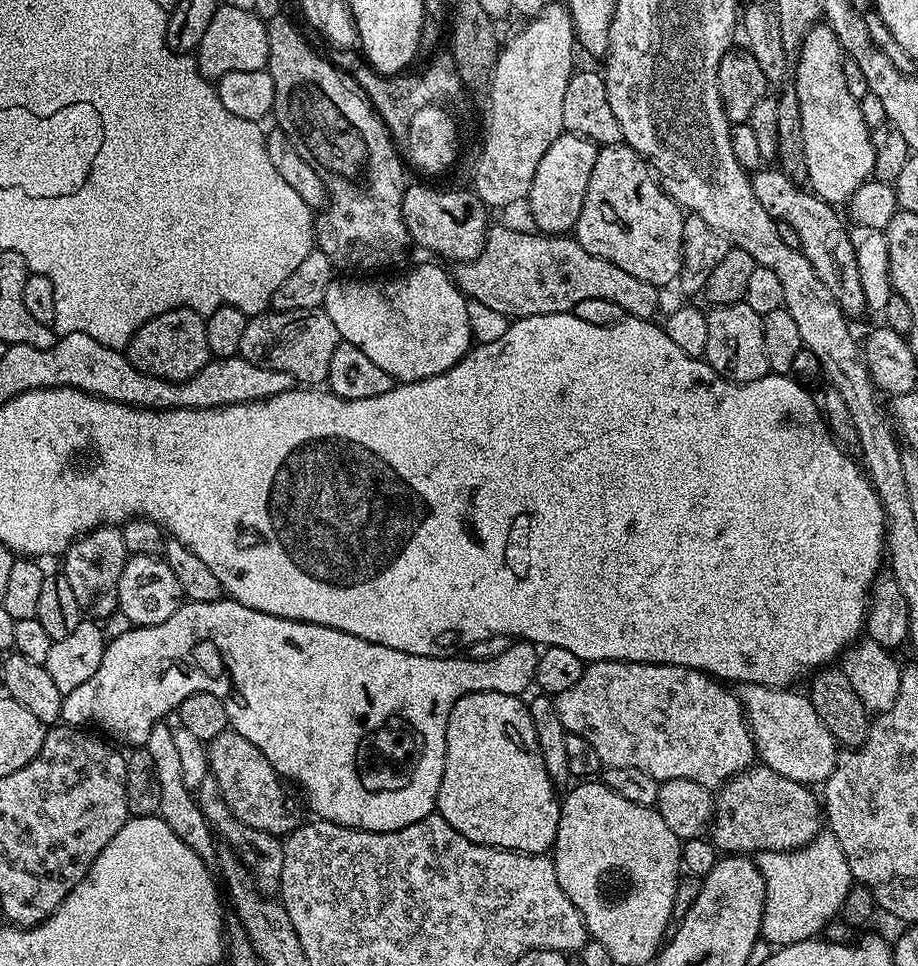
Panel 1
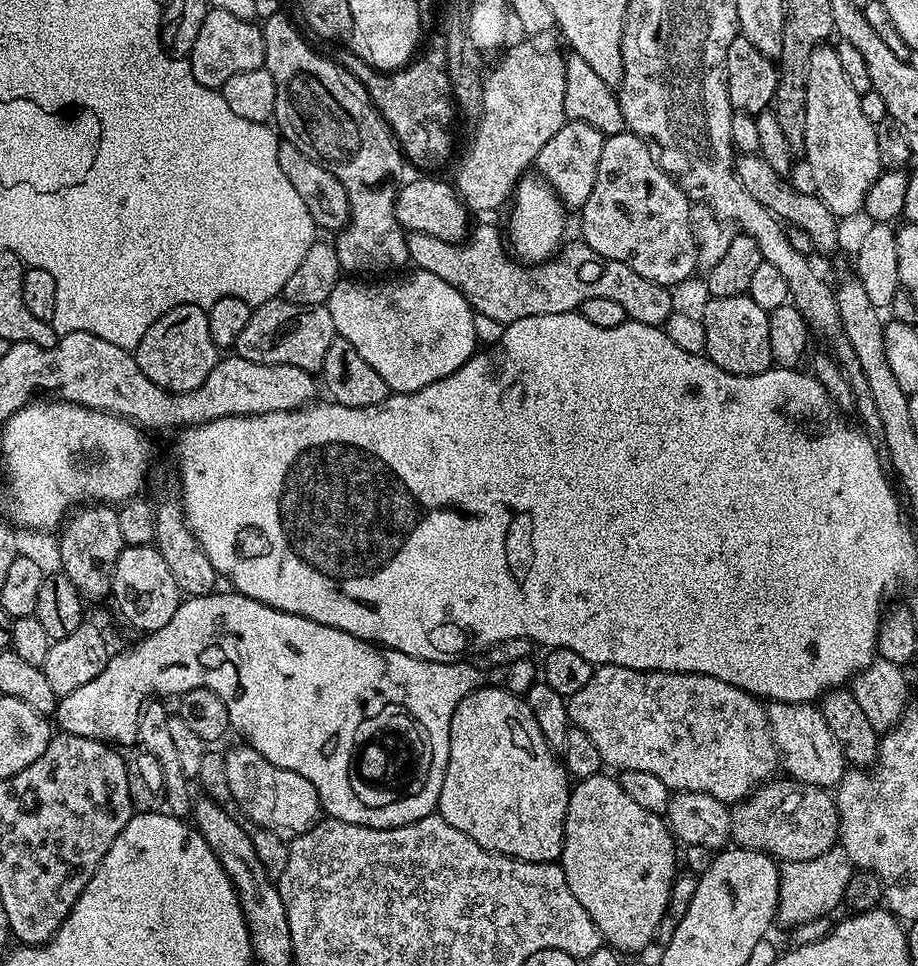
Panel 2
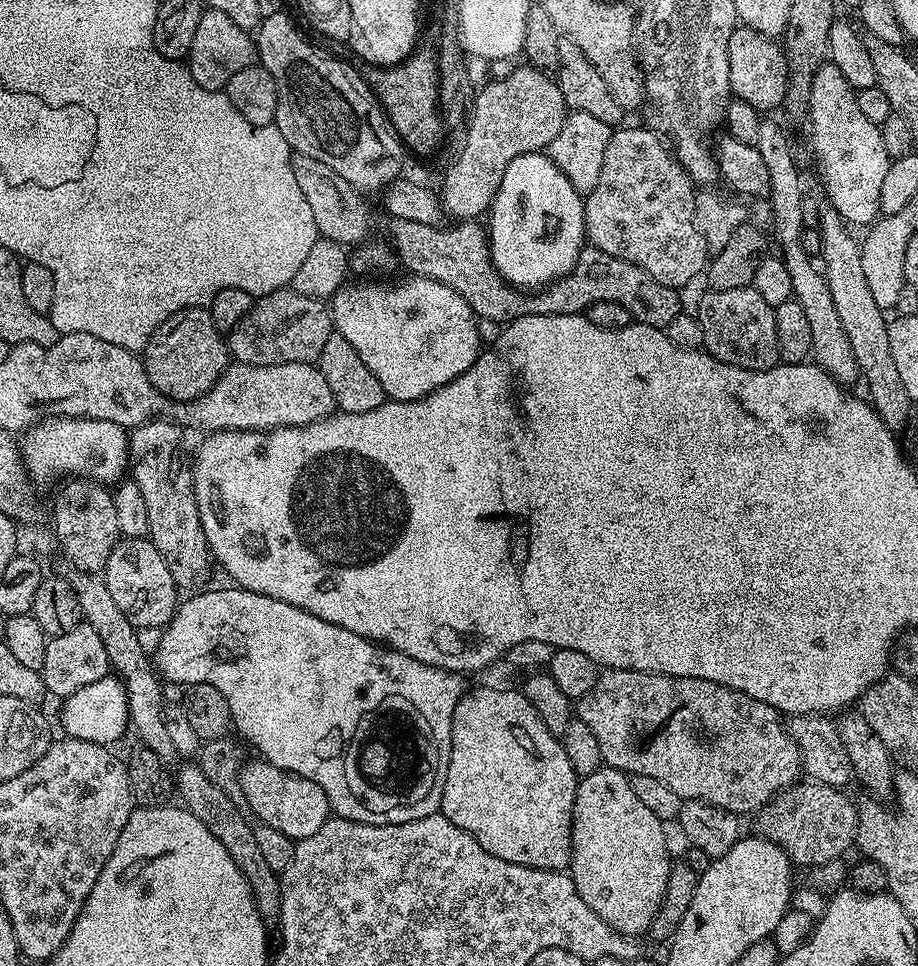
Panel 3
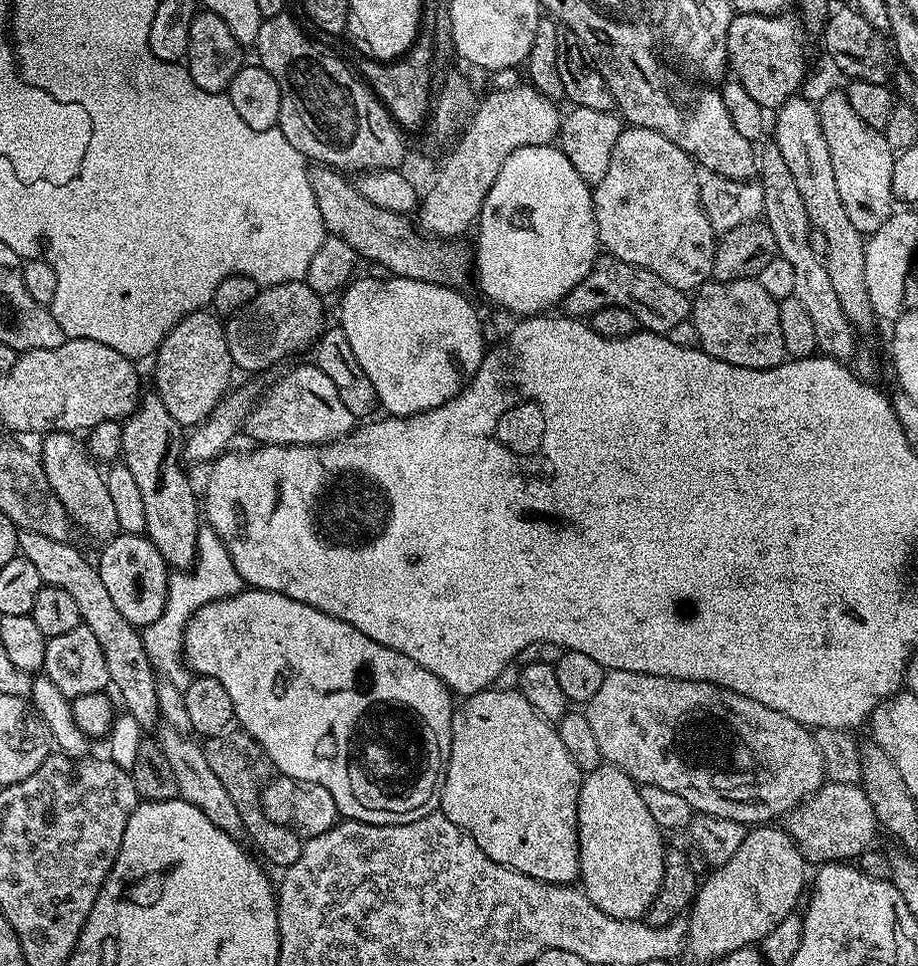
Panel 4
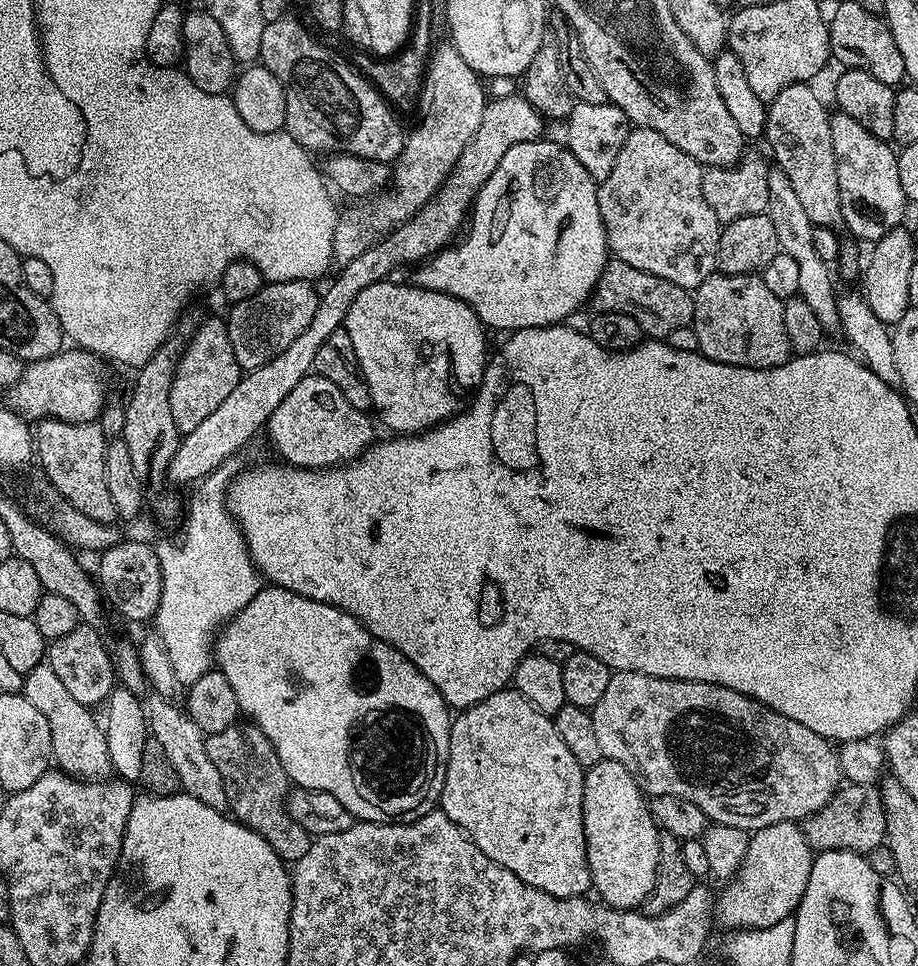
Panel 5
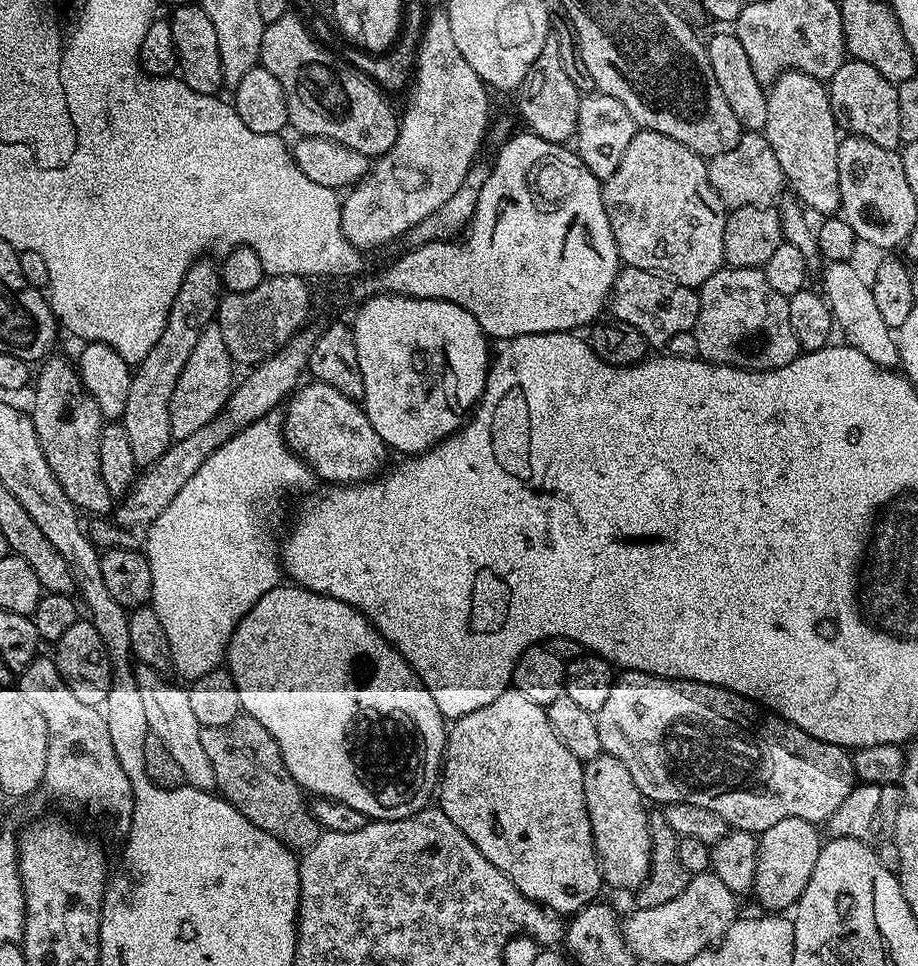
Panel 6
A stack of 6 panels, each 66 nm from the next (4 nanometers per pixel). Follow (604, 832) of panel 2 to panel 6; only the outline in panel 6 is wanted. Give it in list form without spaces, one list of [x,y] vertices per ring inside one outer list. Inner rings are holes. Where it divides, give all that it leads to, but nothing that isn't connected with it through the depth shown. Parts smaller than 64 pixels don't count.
[[[601,752],[598,758],[584,764],[582,790],[586,794],[586,806],[590,814],[590,826],[594,834],[596,854],[600,857],[603,879],[616,888],[635,890],[643,884],[650,870],[649,809],[644,809],[646,798],[634,786],[634,777],[609,752]]]

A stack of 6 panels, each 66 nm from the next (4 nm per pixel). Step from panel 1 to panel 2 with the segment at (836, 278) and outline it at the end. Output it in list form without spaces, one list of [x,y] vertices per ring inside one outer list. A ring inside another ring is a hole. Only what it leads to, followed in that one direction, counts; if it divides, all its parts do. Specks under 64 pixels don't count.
[[[740,154],[734,160],[736,166],[736,176],[742,182],[742,186],[746,186],[746,190],[750,194],[754,194],[754,198],[758,198],[758,202],[762,202],[762,206],[766,206],[772,211],[773,216],[779,218],[785,225],[792,225],[806,230],[810,234],[815,251],[832,252],[836,248],[836,243],[840,240],[840,232],[836,229],[838,217],[831,212],[830,209],[820,201],[819,196],[804,192],[799,192],[796,188],[791,188],[785,177],[771,168],[770,162],[766,162],[758,154]]]

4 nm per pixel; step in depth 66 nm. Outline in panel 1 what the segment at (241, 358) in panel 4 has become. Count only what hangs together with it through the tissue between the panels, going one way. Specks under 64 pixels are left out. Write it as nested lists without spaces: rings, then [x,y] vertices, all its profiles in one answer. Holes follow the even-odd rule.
[[[323,307],[299,308],[289,312],[269,311],[249,319],[242,333],[240,357],[254,366],[280,370],[290,374],[293,381],[304,386],[320,386],[327,381],[330,358],[342,343],[334,322],[324,313]]]

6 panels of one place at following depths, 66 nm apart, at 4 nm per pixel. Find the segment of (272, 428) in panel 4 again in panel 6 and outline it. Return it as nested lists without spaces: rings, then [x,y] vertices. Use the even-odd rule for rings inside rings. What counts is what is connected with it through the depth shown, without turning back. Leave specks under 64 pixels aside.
[[[304,382],[292,392],[287,406],[282,412],[284,441],[319,479],[325,480],[325,485],[362,484],[385,471],[389,449],[357,401],[338,394],[334,386]]]

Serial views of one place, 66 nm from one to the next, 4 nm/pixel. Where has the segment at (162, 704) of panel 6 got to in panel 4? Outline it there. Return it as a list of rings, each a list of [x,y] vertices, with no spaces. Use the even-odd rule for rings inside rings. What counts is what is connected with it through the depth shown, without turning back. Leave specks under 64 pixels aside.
[[[164,726],[159,732],[158,743],[162,754],[166,754],[166,759],[170,762],[170,771],[174,773],[174,778],[178,782],[179,799],[190,802],[190,806],[198,806],[198,810],[202,810],[202,814],[206,814],[206,818],[210,818],[210,822],[214,822],[214,826],[218,826],[226,834],[239,837],[244,832],[242,817],[230,799],[226,786],[218,782],[218,774],[210,770],[210,762],[206,762],[203,747],[191,735],[173,728]]]

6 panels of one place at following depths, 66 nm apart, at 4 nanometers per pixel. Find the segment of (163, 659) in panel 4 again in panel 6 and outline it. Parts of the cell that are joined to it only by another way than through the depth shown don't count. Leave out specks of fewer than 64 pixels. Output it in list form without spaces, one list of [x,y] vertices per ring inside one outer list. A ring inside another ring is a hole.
[[[269,414],[245,426],[236,436],[229,438],[222,447],[214,450],[199,467],[198,472],[190,478],[186,486],[178,491],[177,497],[166,506],[165,512],[158,514],[156,520],[147,525],[148,541],[146,539],[143,541],[142,551],[148,557],[150,574],[152,575],[150,607],[155,610],[159,620],[162,621],[162,630],[166,630],[166,642],[170,642],[172,668],[175,671],[180,671],[185,676],[185,681],[197,680],[202,678],[202,674],[213,672],[214,669],[221,667],[228,650],[228,643],[232,640],[238,622],[252,609],[254,602],[258,602],[258,598],[262,598],[262,594],[274,590],[276,585],[281,583],[282,565],[278,555],[278,540],[276,544],[276,536],[272,533],[272,515],[275,514],[276,507],[280,504],[279,496],[284,496],[287,492],[300,492],[303,488],[310,487],[312,480],[314,481],[312,469],[284,441],[281,417],[276,414]]]

